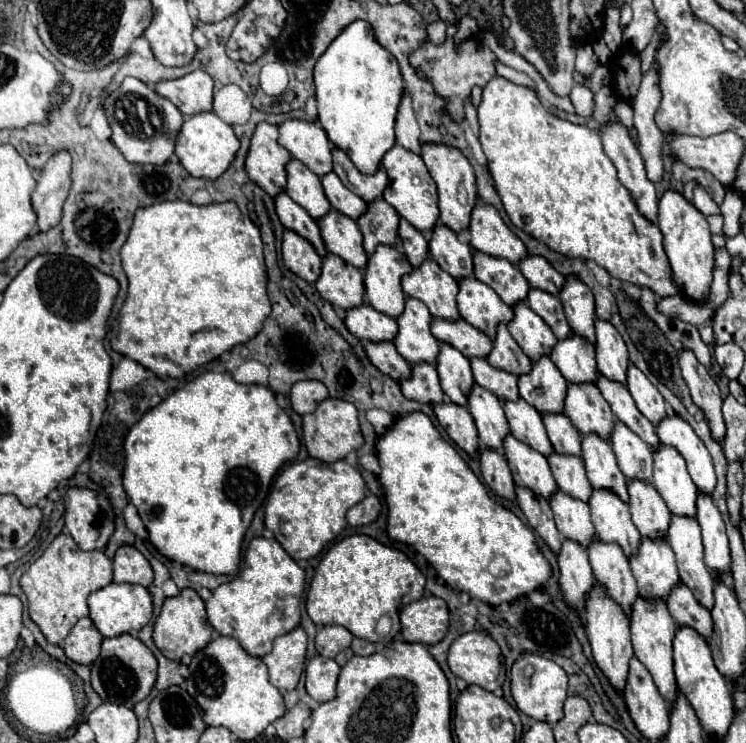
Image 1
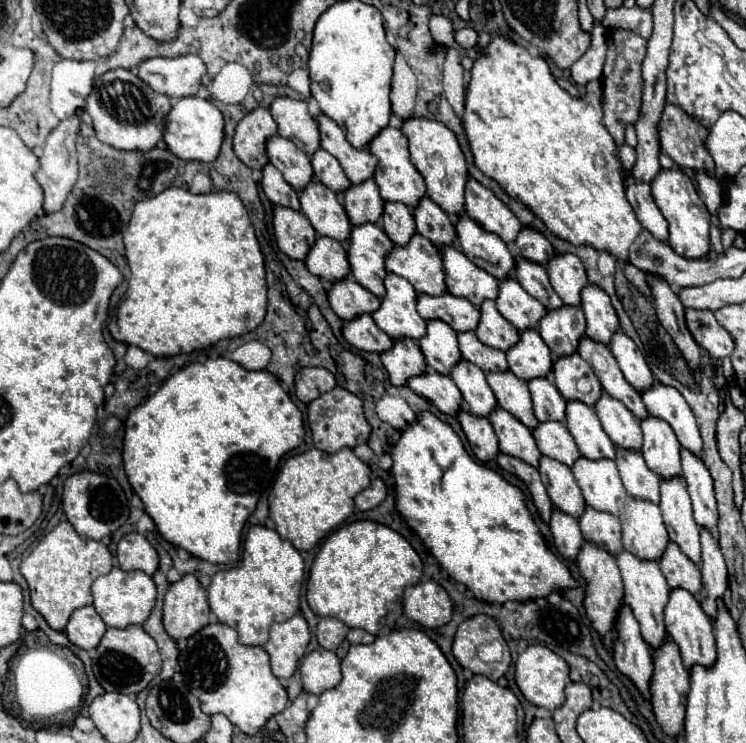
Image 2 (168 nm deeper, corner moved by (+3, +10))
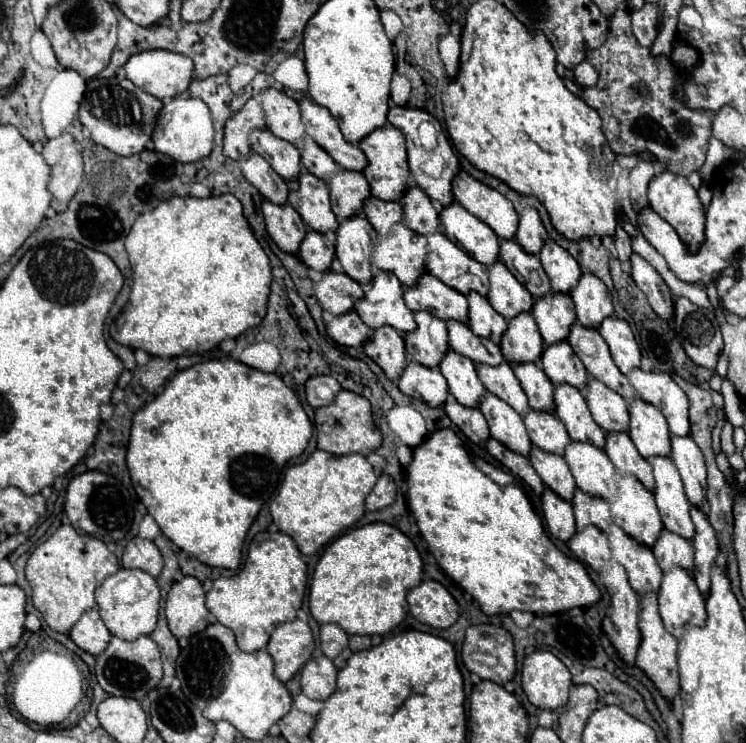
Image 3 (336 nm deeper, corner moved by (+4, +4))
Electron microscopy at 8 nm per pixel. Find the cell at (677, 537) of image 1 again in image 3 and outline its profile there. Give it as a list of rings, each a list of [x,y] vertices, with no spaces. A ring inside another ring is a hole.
[[[652,457],[654,479],[656,479],[656,505],[662,517],[662,523],[668,531],[682,535],[684,539],[694,537],[694,523],[690,519],[690,501],[684,493],[680,473],[670,457]]]

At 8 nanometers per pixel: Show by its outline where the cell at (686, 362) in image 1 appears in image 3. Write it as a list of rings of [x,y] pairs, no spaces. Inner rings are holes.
[[[632,253],[630,257],[630,273],[634,283],[642,289],[642,293],[648,297],[648,303],[652,305],[652,309],[662,317],[662,319],[670,319],[674,313],[674,297],[668,289],[668,285],[664,283],[664,279],[658,275],[658,271],[644,261],[638,253]]]

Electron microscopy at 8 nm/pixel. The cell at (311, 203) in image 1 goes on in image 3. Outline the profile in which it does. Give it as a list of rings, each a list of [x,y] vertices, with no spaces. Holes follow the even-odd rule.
[[[268,129],[250,131],[252,151],[262,155],[272,169],[286,181],[296,181],[300,175],[300,151],[292,143],[278,139]]]

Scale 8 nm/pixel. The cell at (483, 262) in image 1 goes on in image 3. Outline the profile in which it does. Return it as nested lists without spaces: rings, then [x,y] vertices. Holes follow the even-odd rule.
[[[450,203],[440,213],[440,223],[446,237],[466,249],[476,261],[490,265],[498,261],[500,239],[498,235],[480,219],[470,215],[460,203]]]

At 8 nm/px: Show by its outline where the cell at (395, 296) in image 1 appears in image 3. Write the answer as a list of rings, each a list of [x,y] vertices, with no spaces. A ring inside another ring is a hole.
[[[364,215],[348,217],[336,231],[336,257],[344,273],[358,283],[372,281],[370,253],[376,243],[376,231]]]

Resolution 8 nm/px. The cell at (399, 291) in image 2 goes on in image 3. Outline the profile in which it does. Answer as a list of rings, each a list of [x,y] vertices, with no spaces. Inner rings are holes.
[[[380,271],[372,279],[364,297],[354,303],[354,309],[370,329],[390,325],[400,333],[408,333],[416,329],[416,321],[402,295],[404,287],[398,277],[390,271]]]

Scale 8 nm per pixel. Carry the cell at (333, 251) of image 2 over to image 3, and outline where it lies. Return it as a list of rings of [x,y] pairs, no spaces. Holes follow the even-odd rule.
[[[308,231],[304,241],[300,243],[298,255],[308,267],[312,267],[316,271],[328,271],[330,263],[334,259],[334,251],[336,251],[336,243],[330,235],[318,233],[318,231]]]

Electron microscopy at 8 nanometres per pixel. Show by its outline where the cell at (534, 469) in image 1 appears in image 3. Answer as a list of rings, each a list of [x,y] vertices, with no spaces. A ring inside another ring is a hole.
[[[488,391],[484,393],[478,407],[488,421],[490,435],[496,441],[504,443],[506,447],[510,447],[512,451],[528,457],[532,443],[530,443],[530,437],[528,437],[522,417],[508,403],[504,403],[500,397],[496,397]]]

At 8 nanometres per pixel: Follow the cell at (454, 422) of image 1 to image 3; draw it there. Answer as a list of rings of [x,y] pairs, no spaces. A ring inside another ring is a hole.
[[[408,361],[404,373],[398,379],[398,387],[404,395],[414,399],[414,393],[428,403],[430,407],[440,407],[446,403],[448,397],[448,383],[438,367],[430,369],[420,363]]]

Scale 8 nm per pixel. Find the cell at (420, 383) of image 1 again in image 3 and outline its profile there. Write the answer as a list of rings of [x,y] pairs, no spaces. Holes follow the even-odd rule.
[[[390,325],[372,331],[370,339],[364,343],[364,353],[374,359],[392,381],[396,381],[406,367],[404,337]]]

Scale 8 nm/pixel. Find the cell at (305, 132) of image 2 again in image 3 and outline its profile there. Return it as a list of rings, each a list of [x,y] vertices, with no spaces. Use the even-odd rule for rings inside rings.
[[[264,89],[258,93],[258,101],[266,115],[266,127],[280,139],[298,145],[304,137],[304,125],[300,117],[300,107],[294,99],[278,89]]]

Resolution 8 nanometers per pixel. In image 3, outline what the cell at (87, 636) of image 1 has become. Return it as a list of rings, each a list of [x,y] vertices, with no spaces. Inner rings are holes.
[[[90,609],[86,611],[78,621],[76,625],[72,627],[70,631],[70,639],[80,647],[84,649],[86,653],[90,655],[98,655],[100,651],[104,651],[104,647],[108,645],[110,641],[110,631],[106,629],[104,621],[100,619],[98,611],[96,609]]]

